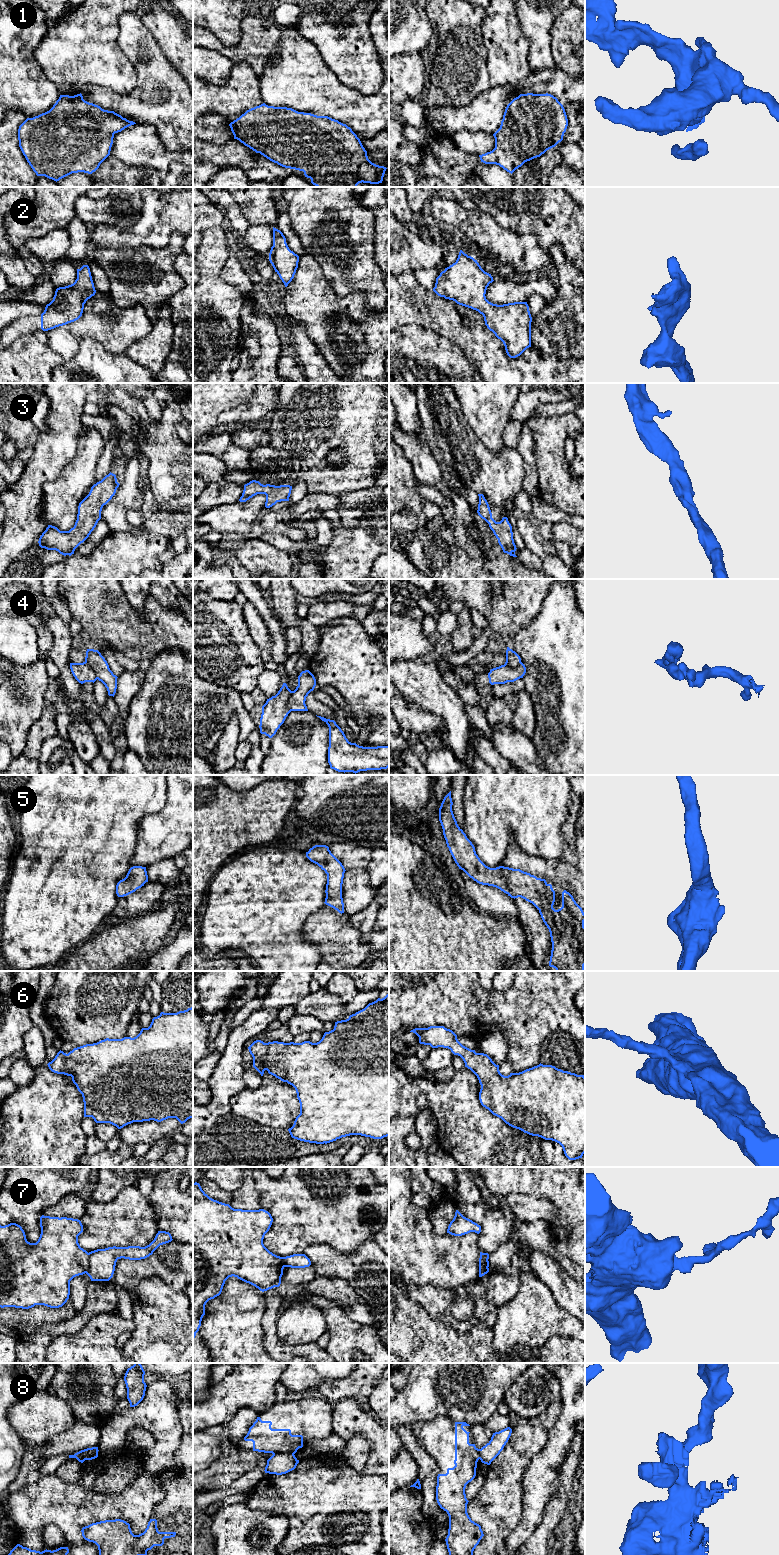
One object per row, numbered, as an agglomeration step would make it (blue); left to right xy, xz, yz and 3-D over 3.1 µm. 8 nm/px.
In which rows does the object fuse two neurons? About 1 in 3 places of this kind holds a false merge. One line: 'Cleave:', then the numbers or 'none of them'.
Cleave: 4, 7, 8

